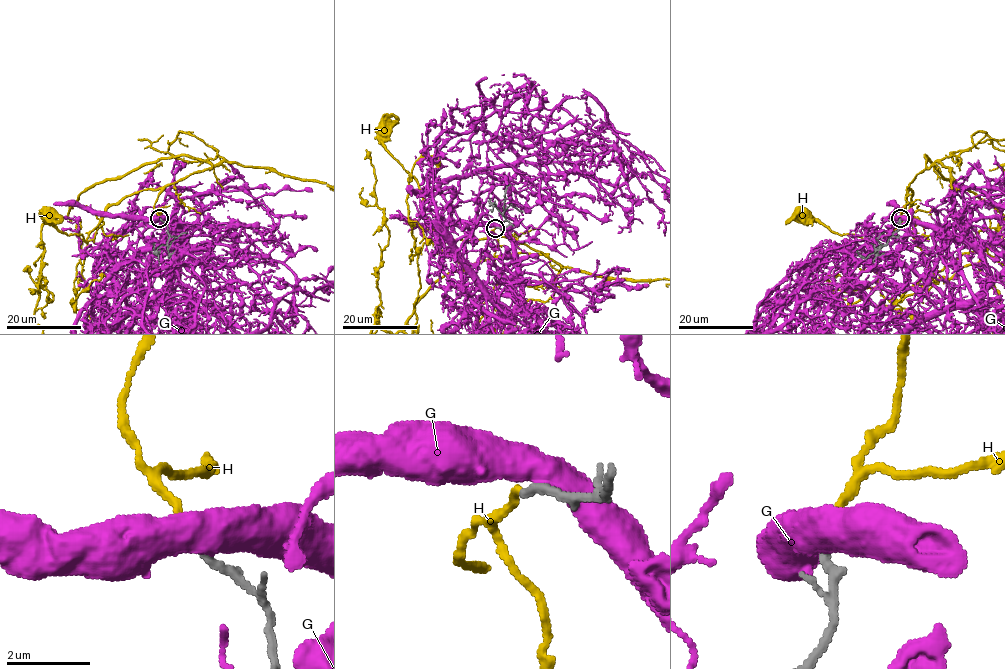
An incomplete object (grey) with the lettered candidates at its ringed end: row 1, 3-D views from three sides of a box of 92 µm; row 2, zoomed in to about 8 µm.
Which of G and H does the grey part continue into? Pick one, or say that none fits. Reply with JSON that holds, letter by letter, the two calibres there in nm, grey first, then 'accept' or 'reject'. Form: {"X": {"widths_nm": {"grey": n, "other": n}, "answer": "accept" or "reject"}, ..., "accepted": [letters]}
{"G": {"widths_nm": {"grey": 240, "other": 550}, "answer": "reject"}, "H": {"widths_nm": {"grey": 190, "other": 170}, "answer": "accept"}, "accepted": ["H"]}

